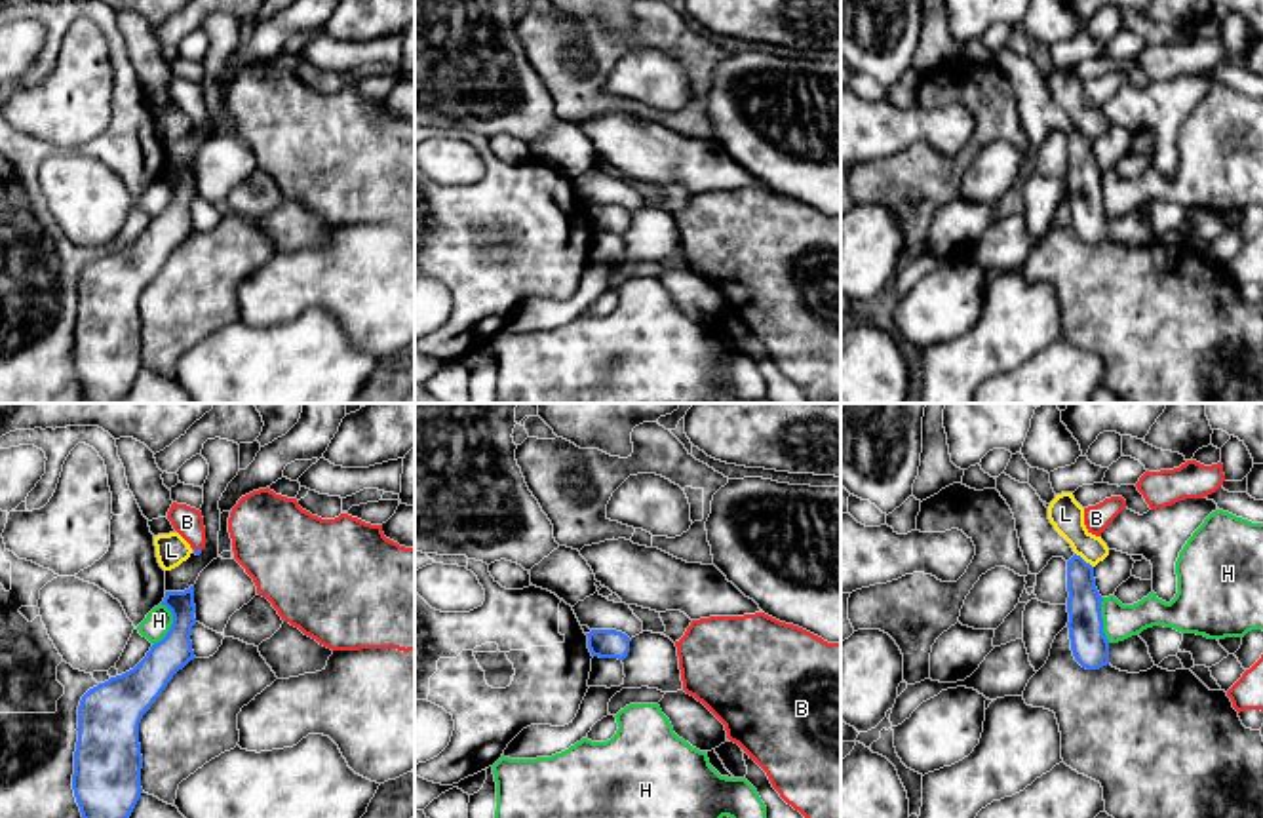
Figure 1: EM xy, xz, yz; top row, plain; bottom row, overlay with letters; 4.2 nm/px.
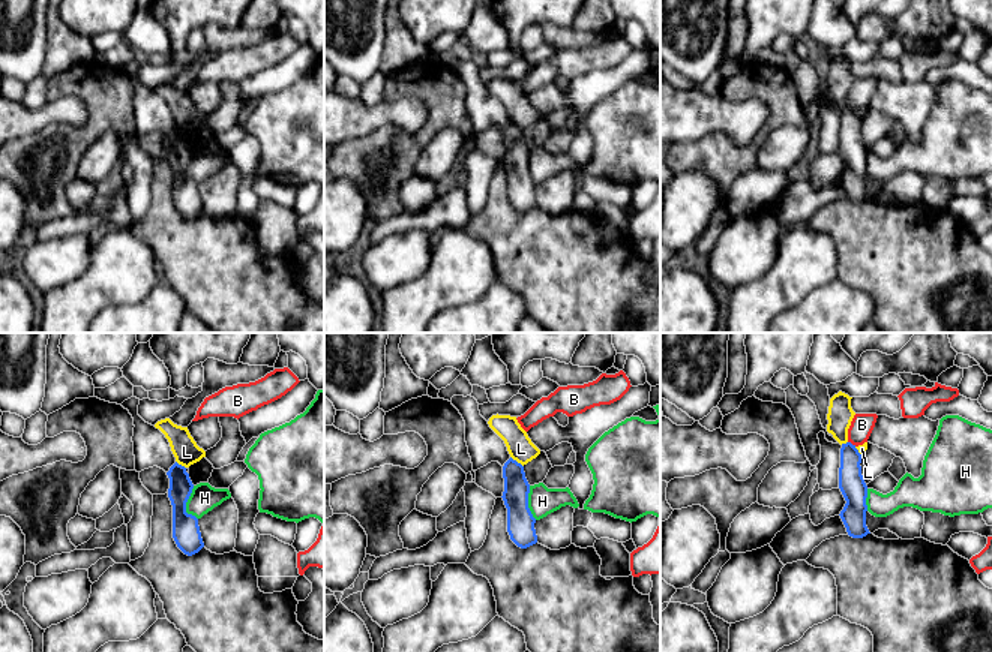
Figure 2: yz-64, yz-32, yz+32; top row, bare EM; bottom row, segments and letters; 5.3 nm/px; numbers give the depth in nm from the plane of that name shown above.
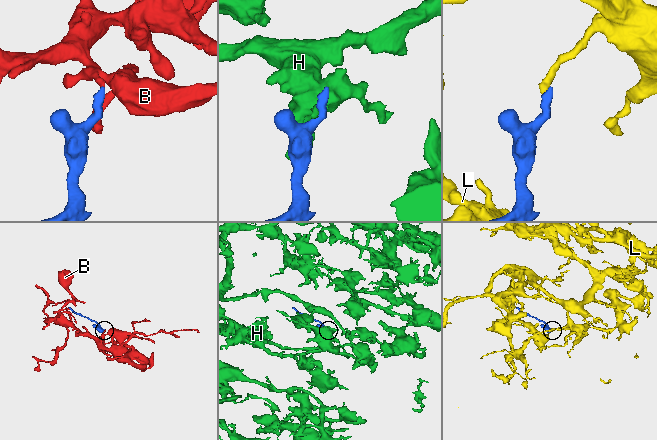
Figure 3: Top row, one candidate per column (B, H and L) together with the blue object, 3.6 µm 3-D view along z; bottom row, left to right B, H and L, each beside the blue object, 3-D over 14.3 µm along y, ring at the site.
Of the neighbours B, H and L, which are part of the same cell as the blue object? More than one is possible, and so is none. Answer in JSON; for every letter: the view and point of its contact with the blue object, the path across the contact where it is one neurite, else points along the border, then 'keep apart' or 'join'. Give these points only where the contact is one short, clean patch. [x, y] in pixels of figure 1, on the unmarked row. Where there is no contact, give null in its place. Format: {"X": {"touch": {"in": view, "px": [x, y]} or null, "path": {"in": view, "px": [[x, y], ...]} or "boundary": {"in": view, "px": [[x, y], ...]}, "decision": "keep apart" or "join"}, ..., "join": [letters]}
{"B": {"touch": {"in": "xy", "px": [198, 124]}, "path": {"in": "xy", "px": [[196, 126], [198, 124], [196, 111], [187, 96]]}, "decision": "join"}, "H": {"touch": {"in": "xy", "px": [172, 200]}, "boundary": {"in": "xy", "px": [[164, 177], [172, 189], [172, 200], [153, 219]]}, "decision": "keep apart"}, "L": {"touch": {"in": "yz", "px": [1083, 134]}, "boundary": {"in": "yz", "px": [[1075, 126], [1092, 141]]}, "decision": "keep apart"}, "join": ["B"]}

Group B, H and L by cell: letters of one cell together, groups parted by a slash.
B / H / L

